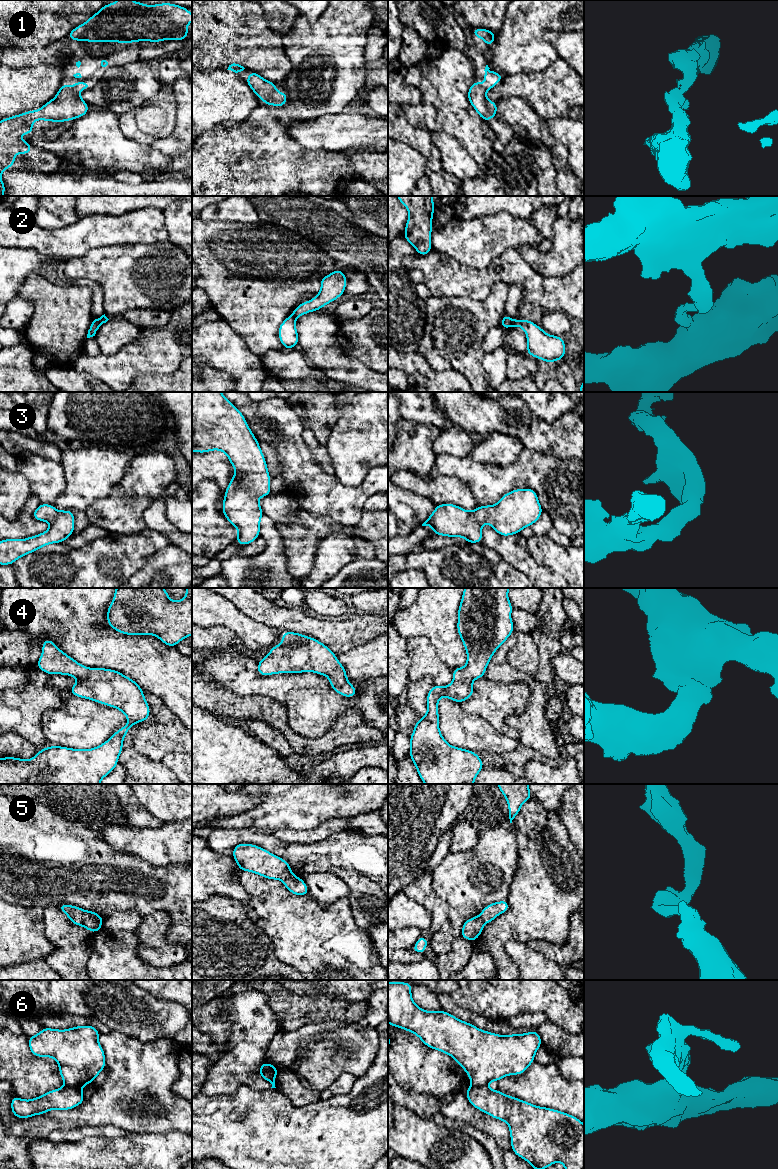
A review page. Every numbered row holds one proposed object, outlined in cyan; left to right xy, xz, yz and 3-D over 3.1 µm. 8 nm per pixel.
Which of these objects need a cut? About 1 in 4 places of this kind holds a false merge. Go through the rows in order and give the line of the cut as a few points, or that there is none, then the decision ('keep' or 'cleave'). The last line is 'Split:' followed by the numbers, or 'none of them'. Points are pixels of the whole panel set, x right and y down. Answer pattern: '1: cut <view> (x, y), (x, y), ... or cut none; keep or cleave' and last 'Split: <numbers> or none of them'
1: cut none; keep
2: cut yz (512, 319), (509, 326); cleave
3: cut none; keep
4: cut none; keep
5: cut xy (85, 911), (101, 923); cleave
6: cut xz (271, 1065), (273, 1068), (268, 1072), (268, 1078), (274, 1084); cleave
Split: 2, 5, 6

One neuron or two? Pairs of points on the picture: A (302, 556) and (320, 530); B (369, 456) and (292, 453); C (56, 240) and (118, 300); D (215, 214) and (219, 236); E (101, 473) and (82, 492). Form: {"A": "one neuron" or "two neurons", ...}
{"A": "one neuron", "B": "two neurons", "C": "two neurons", "D": "two neurons", "E": "one neuron"}

